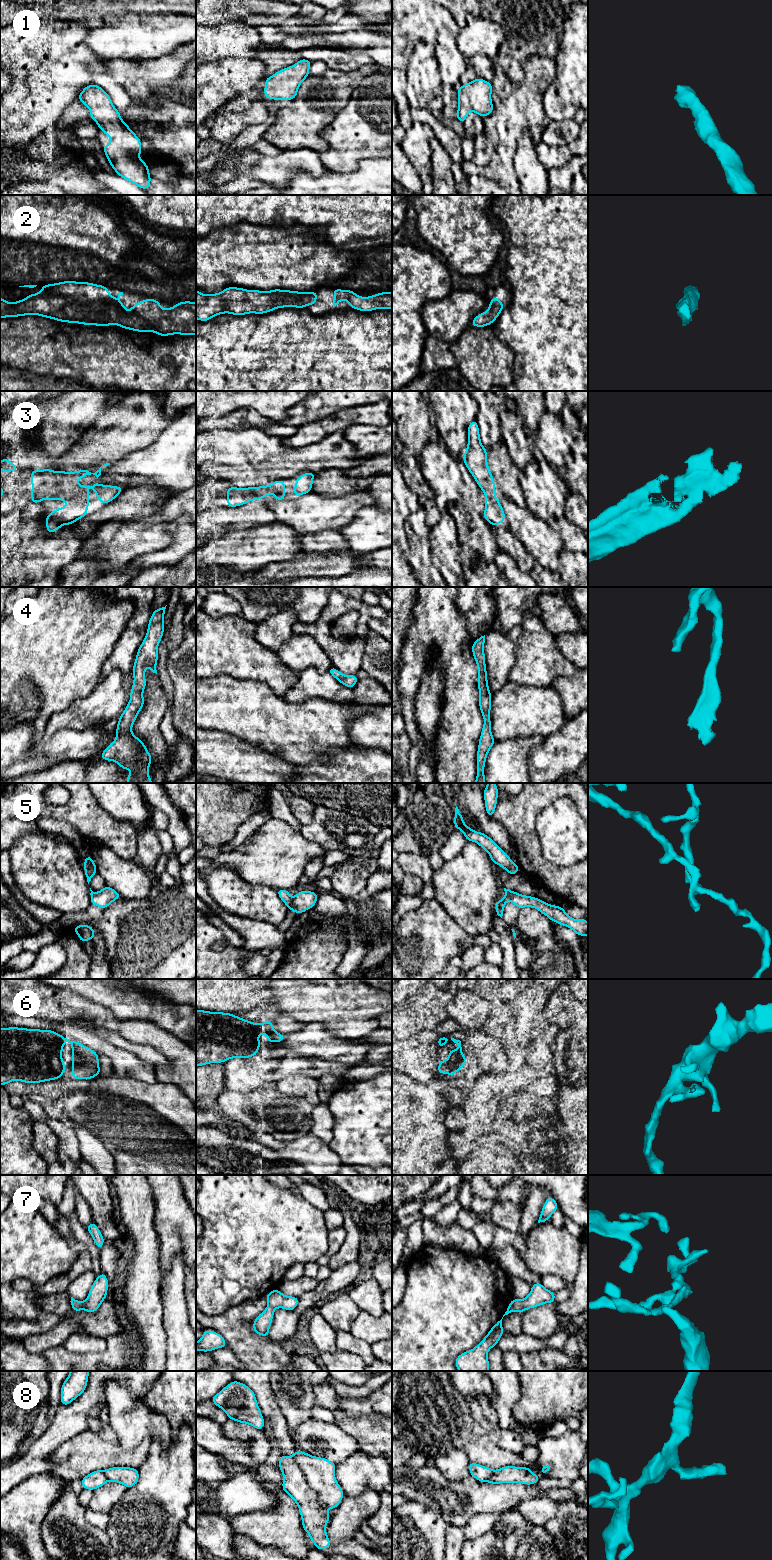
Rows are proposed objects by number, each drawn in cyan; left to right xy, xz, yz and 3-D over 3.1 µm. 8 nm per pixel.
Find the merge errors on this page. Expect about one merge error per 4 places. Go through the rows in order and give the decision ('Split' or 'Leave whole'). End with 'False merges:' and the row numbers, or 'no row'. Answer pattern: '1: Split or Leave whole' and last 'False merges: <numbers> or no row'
1: Leave whole
2: Leave whole
3: Leave whole
4: Leave whole
5: Split
6: Leave whole
7: Leave whole
8: Split
False merges: 5, 8

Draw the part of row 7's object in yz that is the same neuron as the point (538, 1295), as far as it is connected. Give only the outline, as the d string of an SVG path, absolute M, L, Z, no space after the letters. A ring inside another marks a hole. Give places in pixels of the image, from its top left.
M540 1282L532 1284L528 1296L522 1300L514 1298L508 1304L507 1311L503 1317L511 1312L522 1314L525 1310L541 1306L544 1303L555 1303L555 1292L549 1291ZM502 1319L490 1329L488 1334L477 1346L461 1353L456 1358L455 1366L459 1371L489 1371L487 1354L492 1347L497 1345L504 1333Z

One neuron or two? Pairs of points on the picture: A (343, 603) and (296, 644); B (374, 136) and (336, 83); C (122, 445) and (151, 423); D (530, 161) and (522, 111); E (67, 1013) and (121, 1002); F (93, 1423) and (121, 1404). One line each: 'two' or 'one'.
A: two
B: two
C: one
D: two
E: two
F: two

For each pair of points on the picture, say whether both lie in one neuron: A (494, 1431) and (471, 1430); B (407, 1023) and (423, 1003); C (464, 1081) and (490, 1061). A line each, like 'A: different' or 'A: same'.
A: different
B: same
C: different

